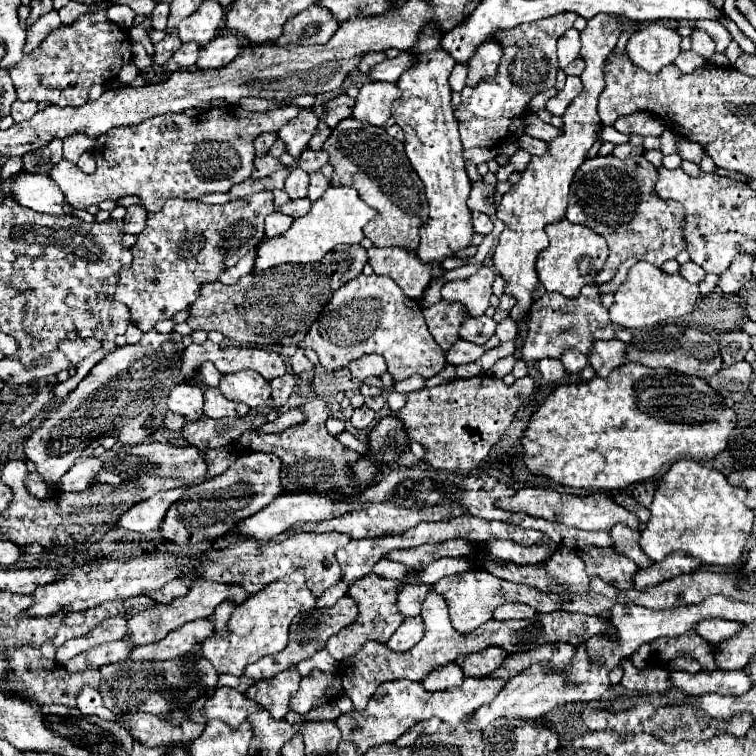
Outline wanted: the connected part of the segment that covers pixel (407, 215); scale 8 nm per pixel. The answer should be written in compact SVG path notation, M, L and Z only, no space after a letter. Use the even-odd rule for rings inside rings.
M350 117L338 123L326 139L324 149L334 167L330 185L354 187L360 199L378 211L378 215L366 225L364 235L376 247L402 247L406 251L416 251L418 229L422 221L426 221L426 193L404 153L404 145L390 137L384 127L374 127Z

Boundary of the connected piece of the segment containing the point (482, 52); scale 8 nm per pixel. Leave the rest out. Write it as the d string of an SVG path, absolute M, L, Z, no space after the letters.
M486 41L486 43L478 45L474 57L470 57L470 61L466 61L466 67L468 67L466 85L474 87L482 79L492 77L498 69L500 59L502 59L502 49L496 41Z

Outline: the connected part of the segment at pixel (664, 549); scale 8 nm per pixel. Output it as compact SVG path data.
M680 459L672 463L654 493L650 519L640 531L640 547L654 561L662 561L674 551L684 551L702 563L732 567L742 557L752 531L752 511L744 501L746 489L732 487L718 469Z

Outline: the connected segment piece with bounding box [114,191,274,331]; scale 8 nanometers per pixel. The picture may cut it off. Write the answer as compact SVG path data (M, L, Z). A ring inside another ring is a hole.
M260 191L226 205L206 205L188 199L168 199L158 213L148 213L146 229L132 247L134 263L120 273L116 301L128 305L132 325L150 331L158 321L172 319L198 297L202 283L218 279L222 269L236 265L264 239L264 217L274 211L274 195Z

